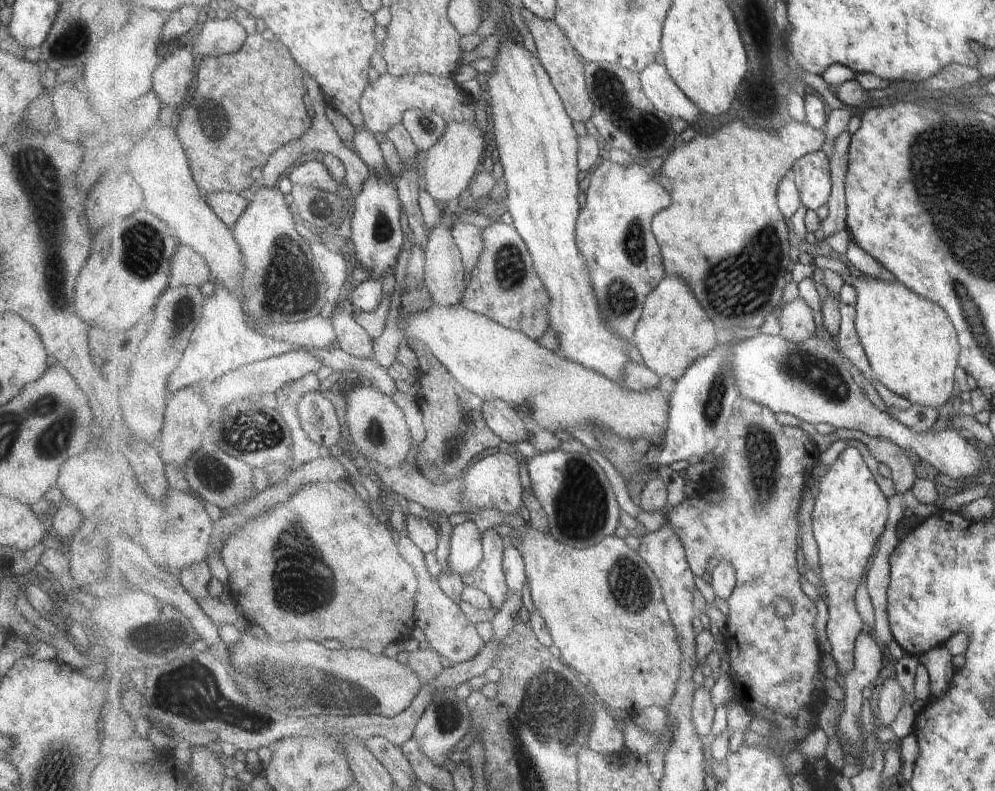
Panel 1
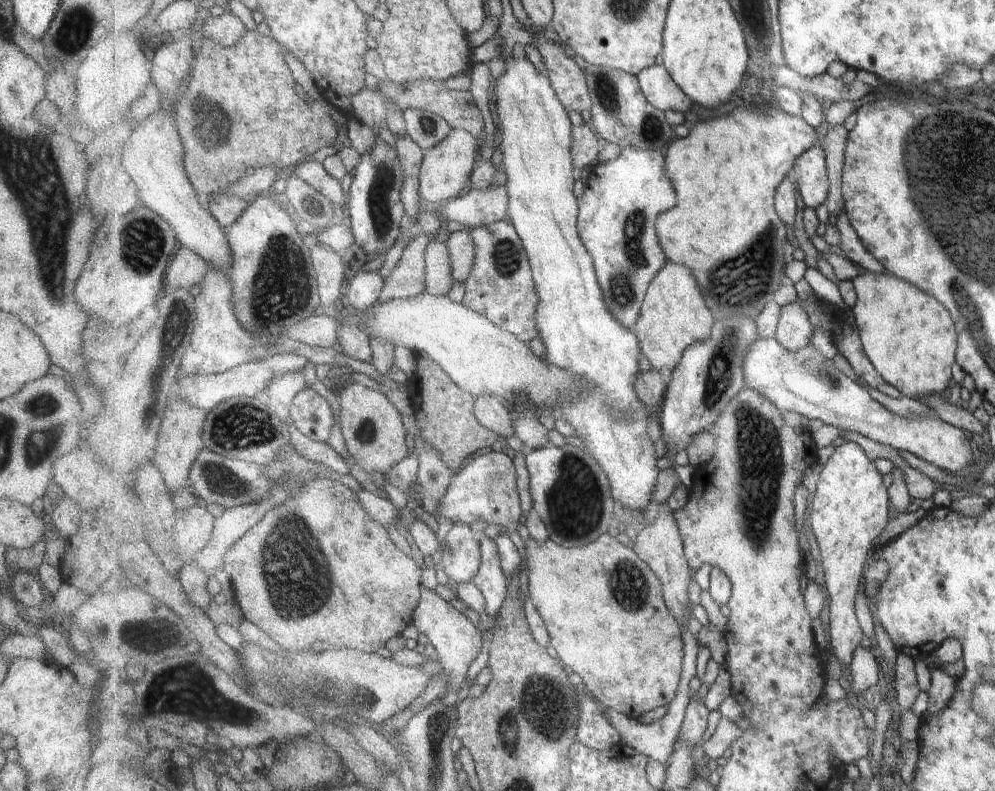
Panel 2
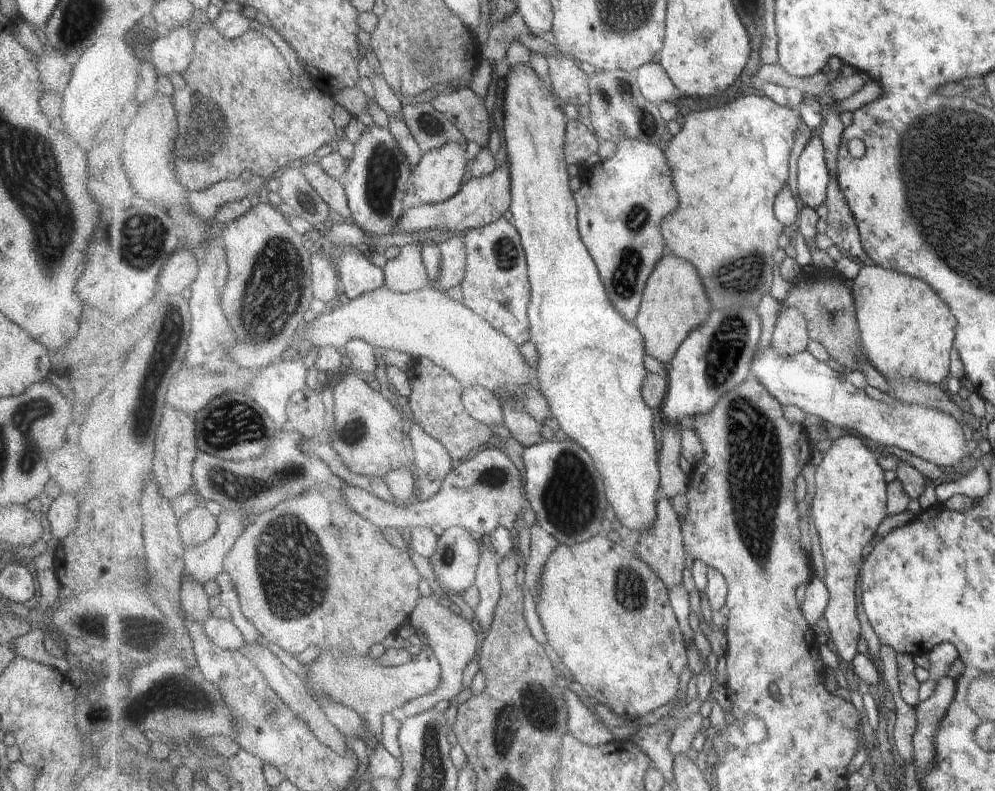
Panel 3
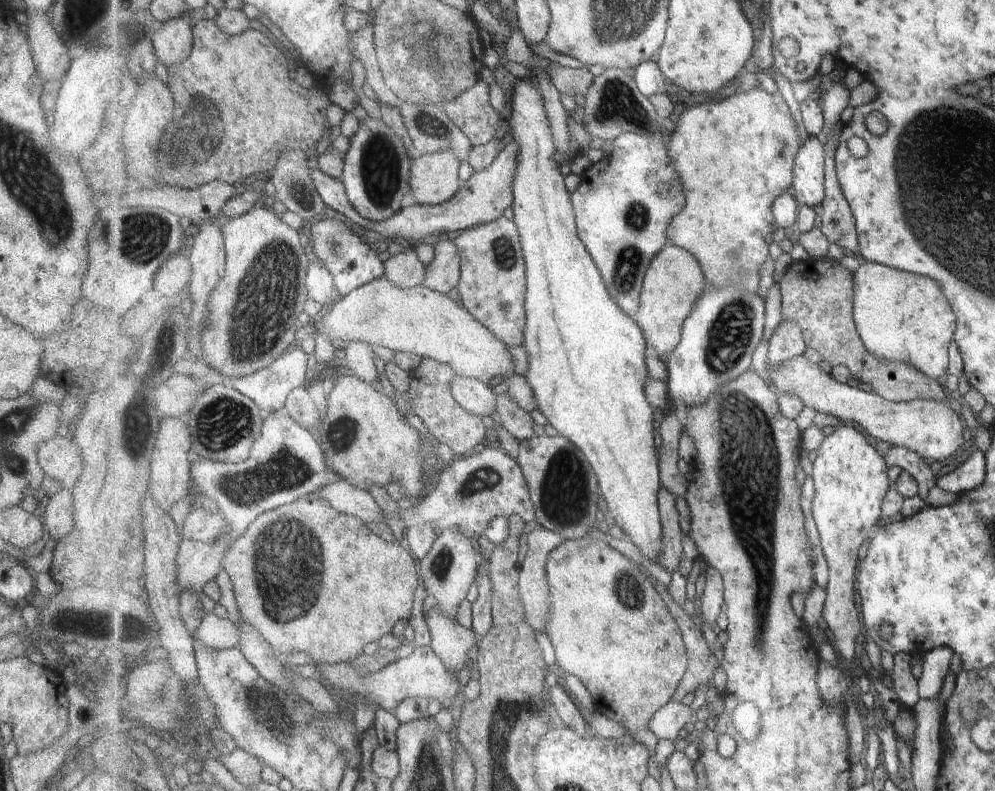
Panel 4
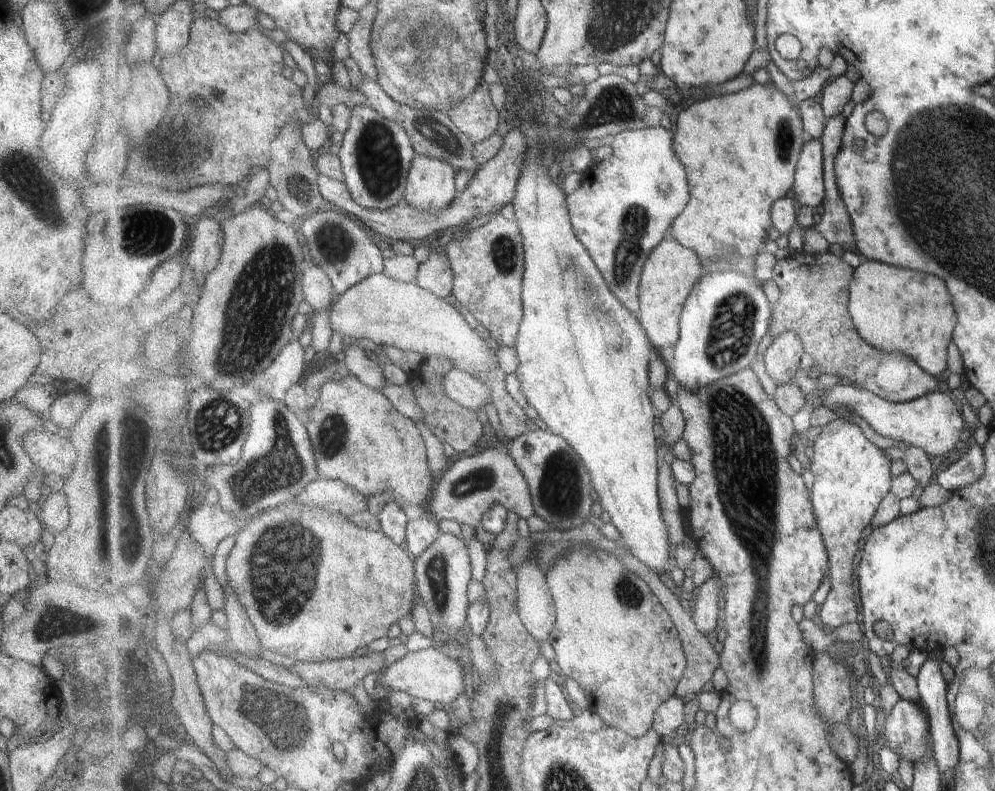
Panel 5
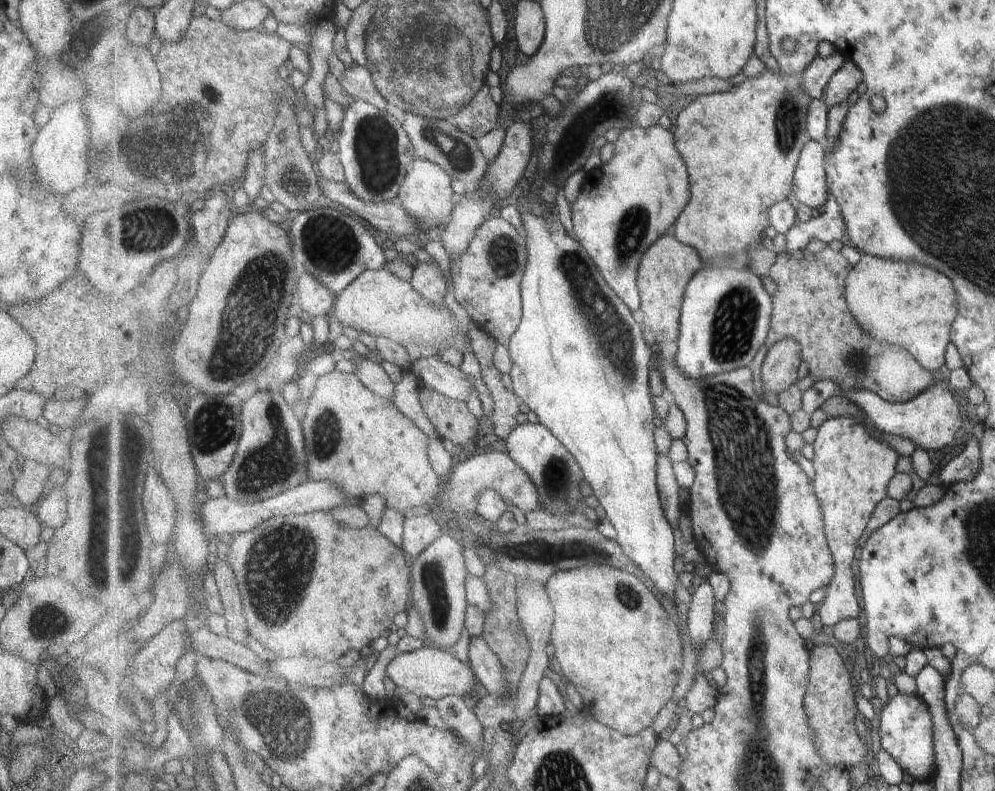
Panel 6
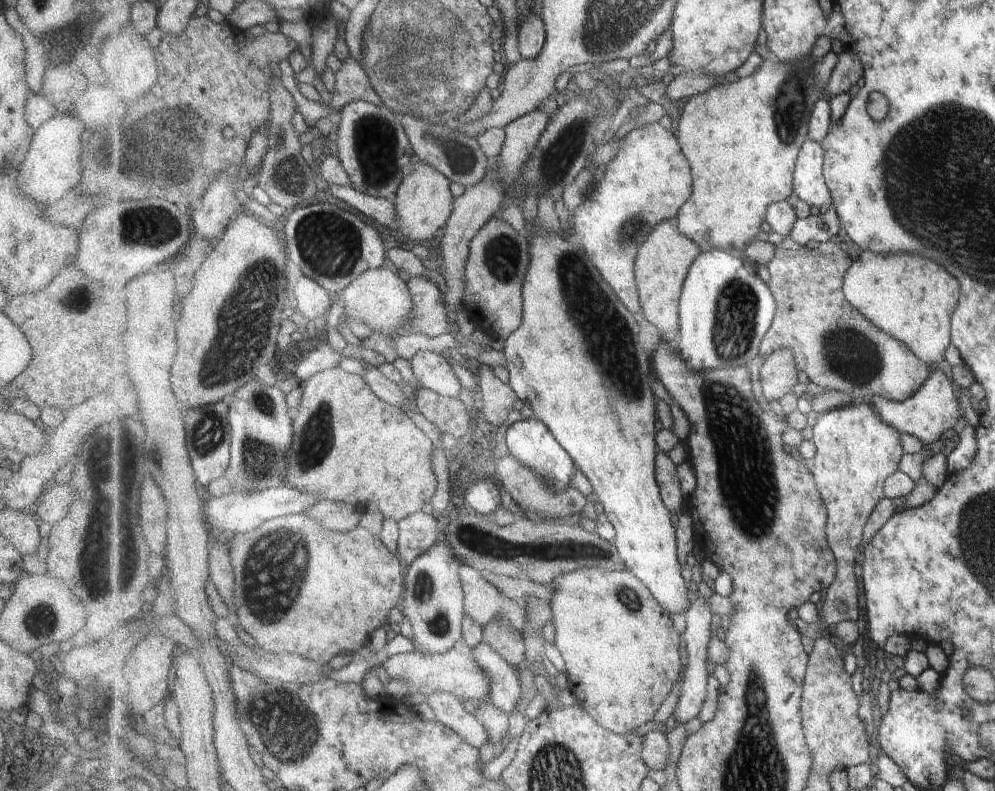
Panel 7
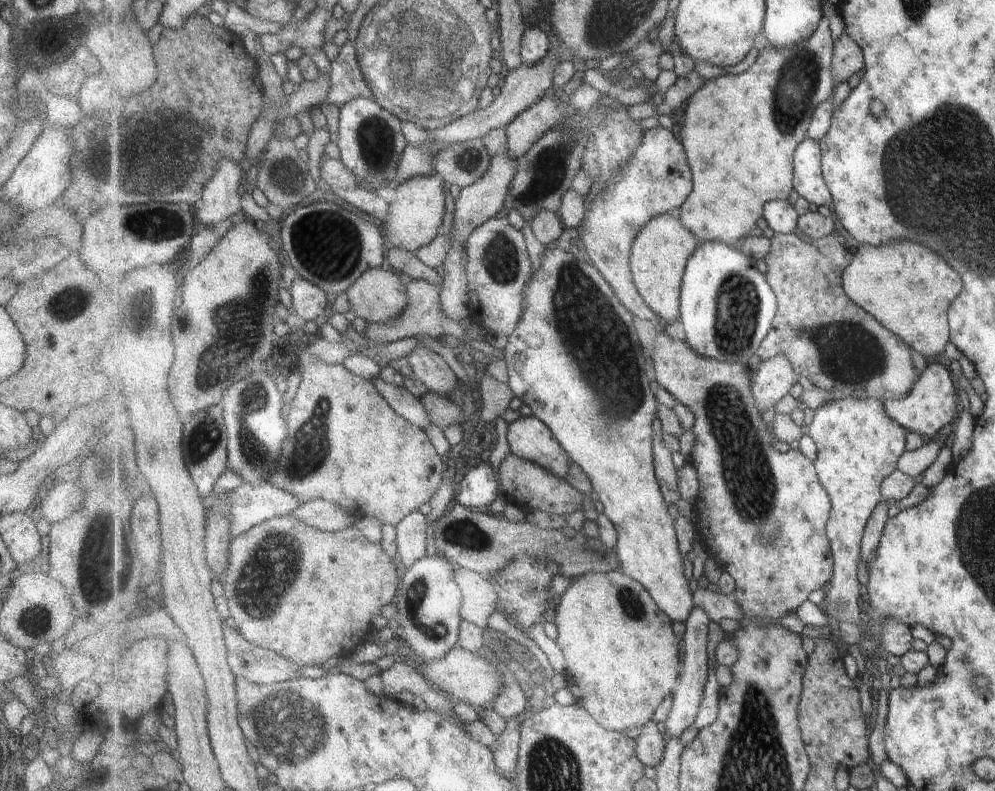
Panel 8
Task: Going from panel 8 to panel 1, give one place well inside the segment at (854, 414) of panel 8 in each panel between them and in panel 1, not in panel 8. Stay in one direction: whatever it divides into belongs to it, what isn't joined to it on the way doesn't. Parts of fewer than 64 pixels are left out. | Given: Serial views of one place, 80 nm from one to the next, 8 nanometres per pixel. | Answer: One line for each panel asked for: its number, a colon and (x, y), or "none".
1: (850, 515)
2: (850, 509)
3: (851, 500)
4: (852, 479)
5: (852, 476)
6: (854, 468)
7: (857, 452)

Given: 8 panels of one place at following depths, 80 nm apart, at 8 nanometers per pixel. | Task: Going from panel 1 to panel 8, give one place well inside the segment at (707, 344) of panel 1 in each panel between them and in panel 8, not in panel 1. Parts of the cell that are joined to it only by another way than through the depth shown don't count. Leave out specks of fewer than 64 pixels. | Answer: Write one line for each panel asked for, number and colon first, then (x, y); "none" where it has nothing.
2: (674, 315)
3: (675, 302)
4: (675, 282)
5: (672, 271)
6: (666, 269)
7: (665, 259)
8: (660, 255)

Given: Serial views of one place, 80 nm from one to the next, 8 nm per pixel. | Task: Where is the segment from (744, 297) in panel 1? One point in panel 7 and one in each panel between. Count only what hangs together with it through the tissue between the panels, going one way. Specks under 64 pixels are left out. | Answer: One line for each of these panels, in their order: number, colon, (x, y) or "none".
2: (727, 173)
3: (729, 165)
4: (736, 157)
5: (741, 149)
6: (742, 148)
7: (742, 139)

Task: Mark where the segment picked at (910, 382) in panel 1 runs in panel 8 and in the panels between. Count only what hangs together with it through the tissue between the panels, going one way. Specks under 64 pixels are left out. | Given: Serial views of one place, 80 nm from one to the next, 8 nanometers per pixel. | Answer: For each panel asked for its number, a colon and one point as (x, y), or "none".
2: (910, 338)
3: (907, 331)
4: (902, 316)
5: (897, 310)
6: (896, 302)
7: (912, 299)
8: (908, 288)

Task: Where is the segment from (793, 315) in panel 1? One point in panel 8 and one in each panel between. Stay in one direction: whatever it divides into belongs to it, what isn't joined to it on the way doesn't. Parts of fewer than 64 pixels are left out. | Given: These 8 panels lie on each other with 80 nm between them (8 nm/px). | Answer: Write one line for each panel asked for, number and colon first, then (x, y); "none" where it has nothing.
2: (794, 332)
3: (790, 337)
4: (787, 342)
5: (782, 358)
6: (780, 369)
7: (778, 375)
8: (773, 380)

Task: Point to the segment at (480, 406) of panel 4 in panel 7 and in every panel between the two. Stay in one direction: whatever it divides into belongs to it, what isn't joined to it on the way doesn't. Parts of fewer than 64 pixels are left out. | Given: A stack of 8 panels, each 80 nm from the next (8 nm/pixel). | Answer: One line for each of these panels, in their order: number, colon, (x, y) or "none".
5: (460, 386)
6: (448, 380)
7: (431, 369)

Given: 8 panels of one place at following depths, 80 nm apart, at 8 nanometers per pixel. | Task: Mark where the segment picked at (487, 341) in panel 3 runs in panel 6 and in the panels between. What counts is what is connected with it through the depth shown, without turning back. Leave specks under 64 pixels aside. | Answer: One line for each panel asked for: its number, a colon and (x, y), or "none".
4: (418, 320)
5: (388, 312)
6: (379, 303)

